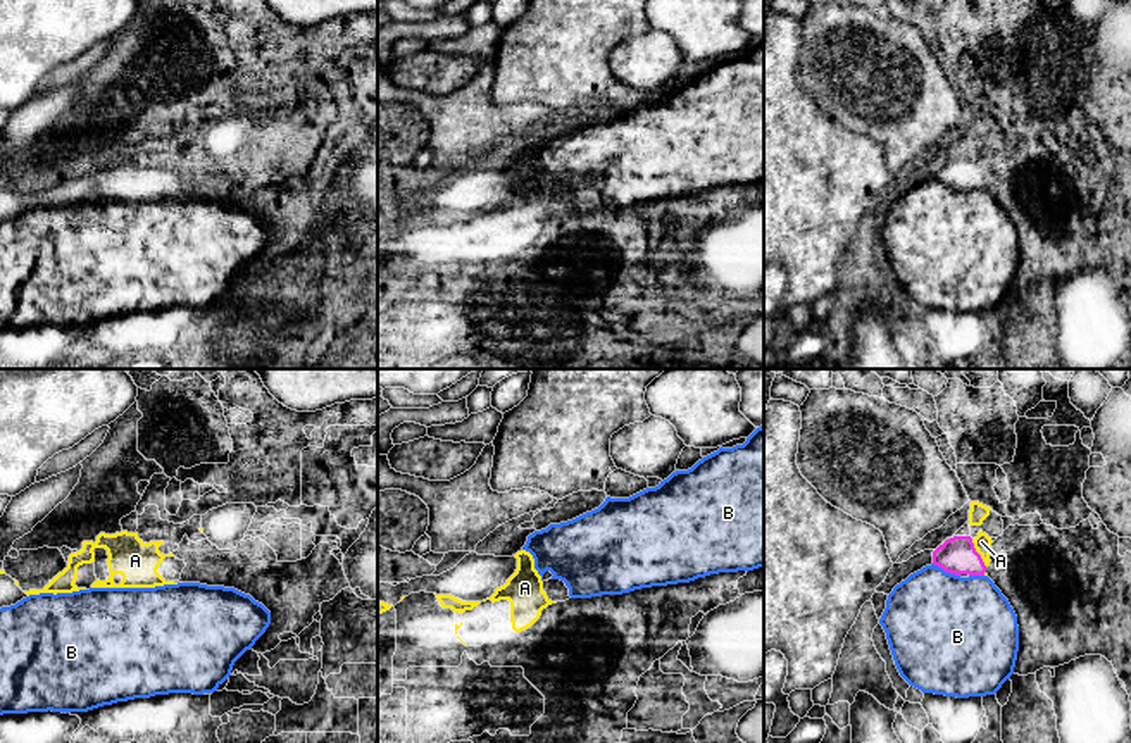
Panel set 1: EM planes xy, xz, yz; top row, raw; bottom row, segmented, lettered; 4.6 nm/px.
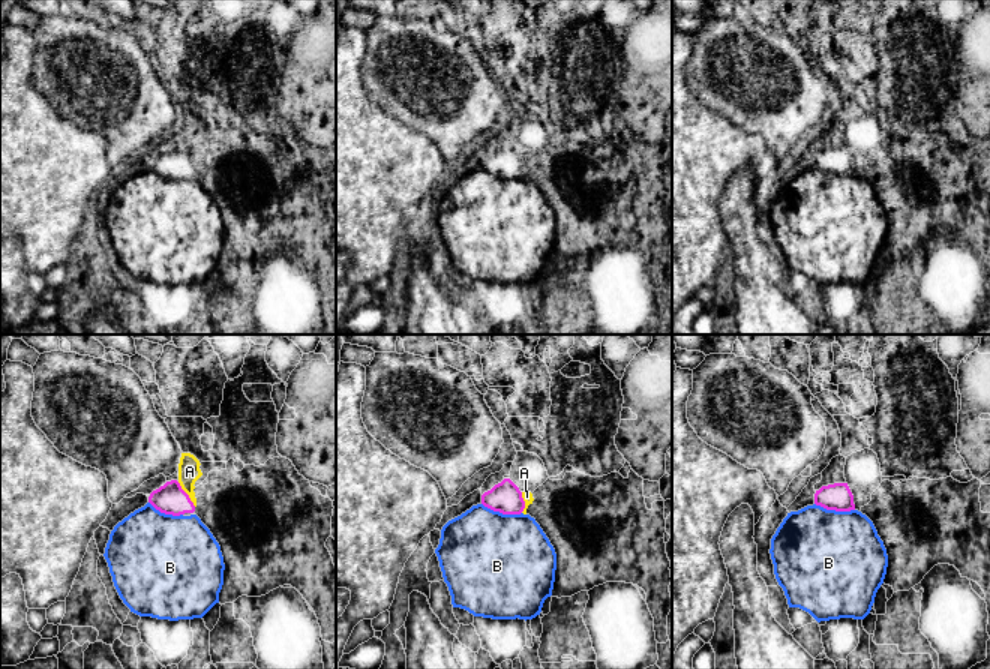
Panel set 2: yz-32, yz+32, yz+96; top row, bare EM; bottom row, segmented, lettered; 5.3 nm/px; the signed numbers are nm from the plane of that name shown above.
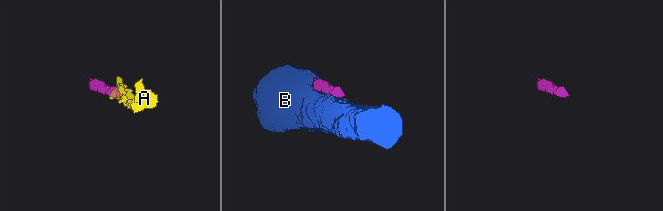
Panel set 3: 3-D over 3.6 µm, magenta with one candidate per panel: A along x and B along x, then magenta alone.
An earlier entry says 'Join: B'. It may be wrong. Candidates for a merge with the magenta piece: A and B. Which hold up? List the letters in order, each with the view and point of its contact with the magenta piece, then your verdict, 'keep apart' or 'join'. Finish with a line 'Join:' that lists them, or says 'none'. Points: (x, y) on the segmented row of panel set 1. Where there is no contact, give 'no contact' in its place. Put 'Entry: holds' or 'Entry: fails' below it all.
A: yz (978, 554) | join
B: yz (947, 571) | keep apart
Join: A
Entry: fails

